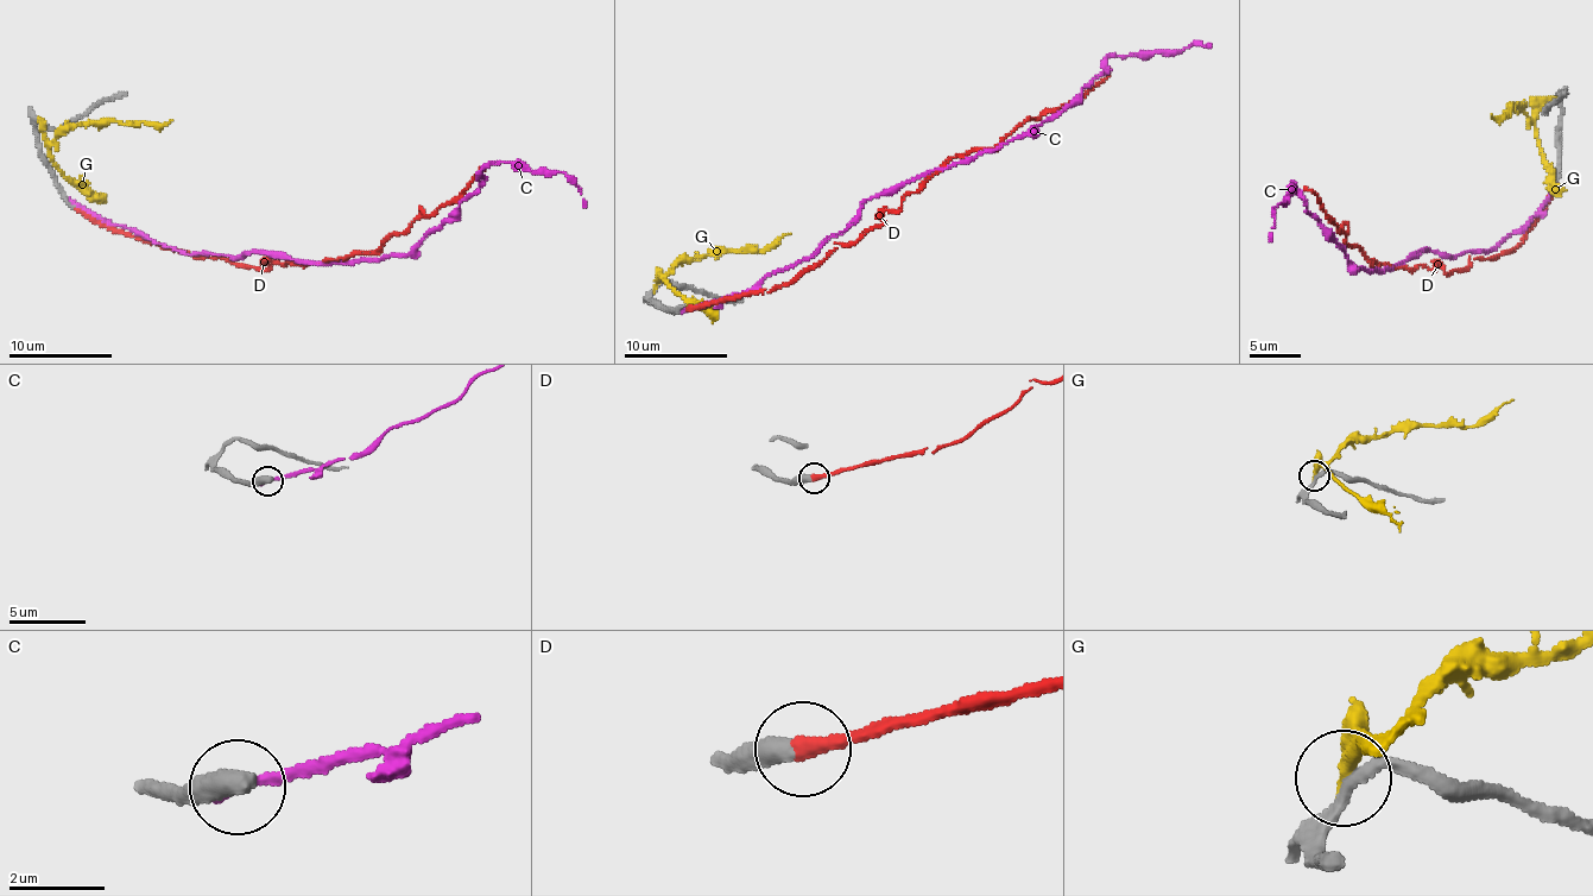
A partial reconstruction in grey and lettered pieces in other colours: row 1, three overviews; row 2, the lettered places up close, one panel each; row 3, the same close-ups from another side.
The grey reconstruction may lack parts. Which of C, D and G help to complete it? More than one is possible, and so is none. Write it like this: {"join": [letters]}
{"join": ["D"]}

